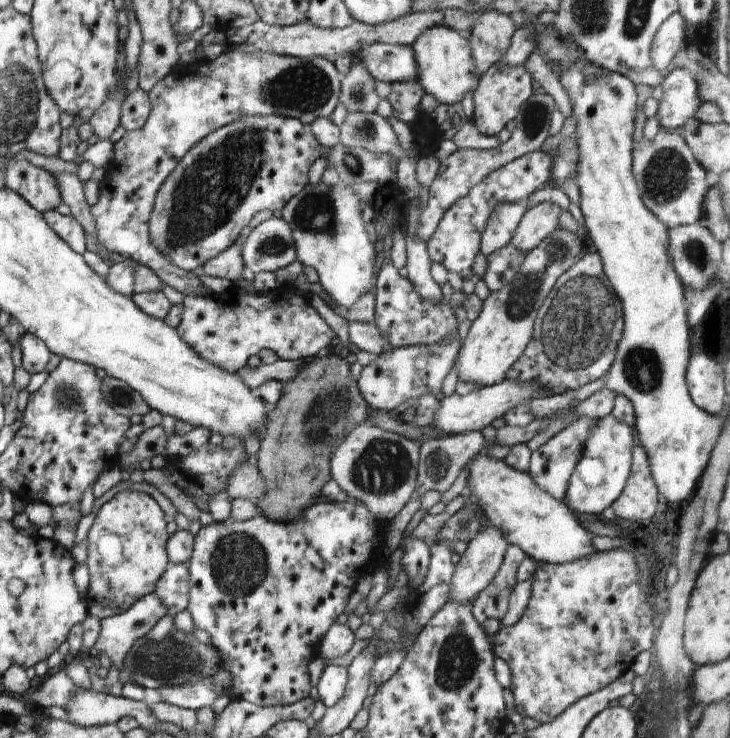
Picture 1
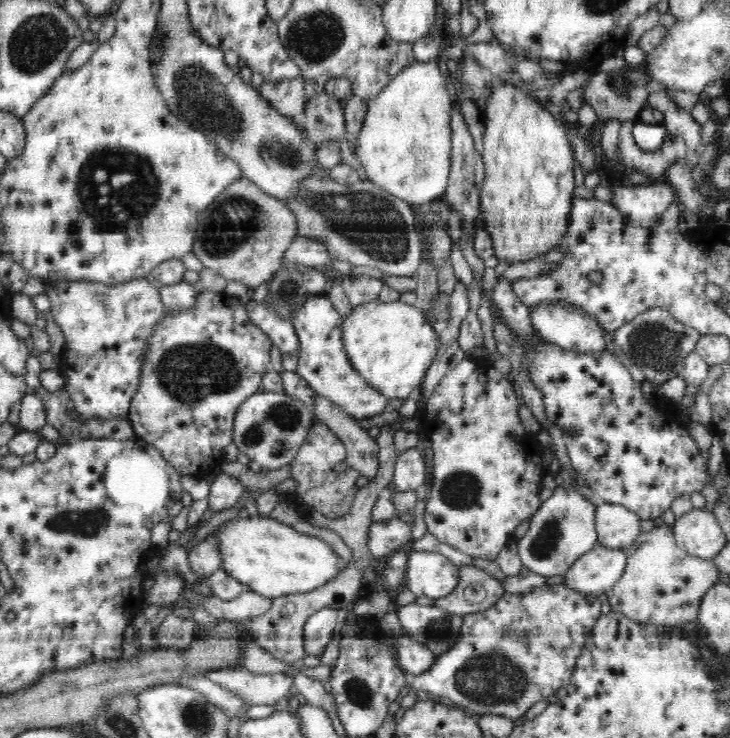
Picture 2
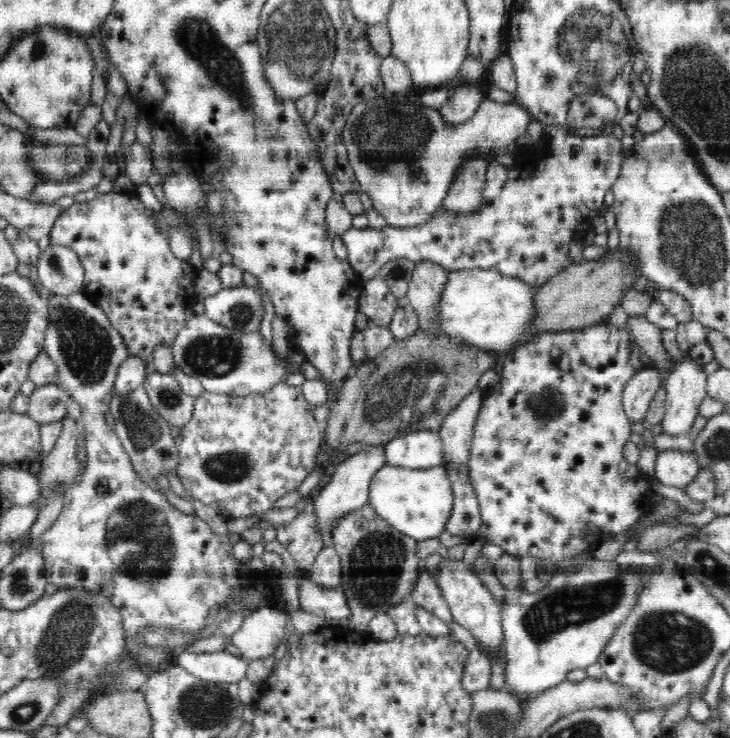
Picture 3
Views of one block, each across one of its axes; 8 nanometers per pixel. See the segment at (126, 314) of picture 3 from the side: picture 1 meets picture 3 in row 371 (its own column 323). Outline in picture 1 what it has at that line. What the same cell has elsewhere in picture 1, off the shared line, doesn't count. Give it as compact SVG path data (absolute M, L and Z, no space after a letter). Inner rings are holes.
M276 114L240 117L208 133L208 136L184 154L160 186L148 218L150 242L180 270L200 270L204 262L230 248L240 238L244 226L248 225L258 212L270 210L279 215L288 200L294 198L309 183L309 168L324 154L324 150L314 138L310 125Z

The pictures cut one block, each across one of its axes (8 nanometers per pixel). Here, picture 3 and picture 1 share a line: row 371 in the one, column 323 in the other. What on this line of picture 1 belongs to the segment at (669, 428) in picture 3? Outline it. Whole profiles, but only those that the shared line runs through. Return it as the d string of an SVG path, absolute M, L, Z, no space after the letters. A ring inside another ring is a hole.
M326 665L317 682L319 700L326 706L334 706L346 694L348 669L344 666Z

